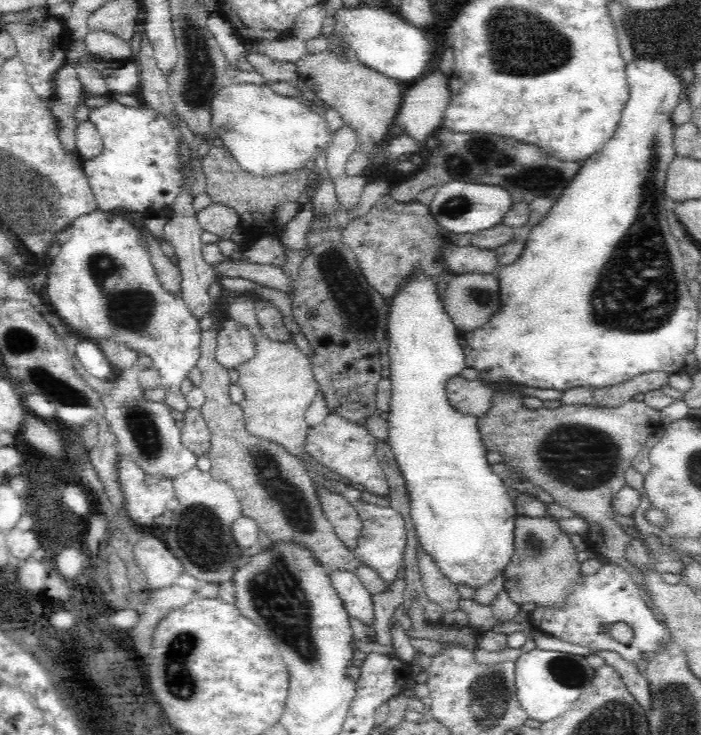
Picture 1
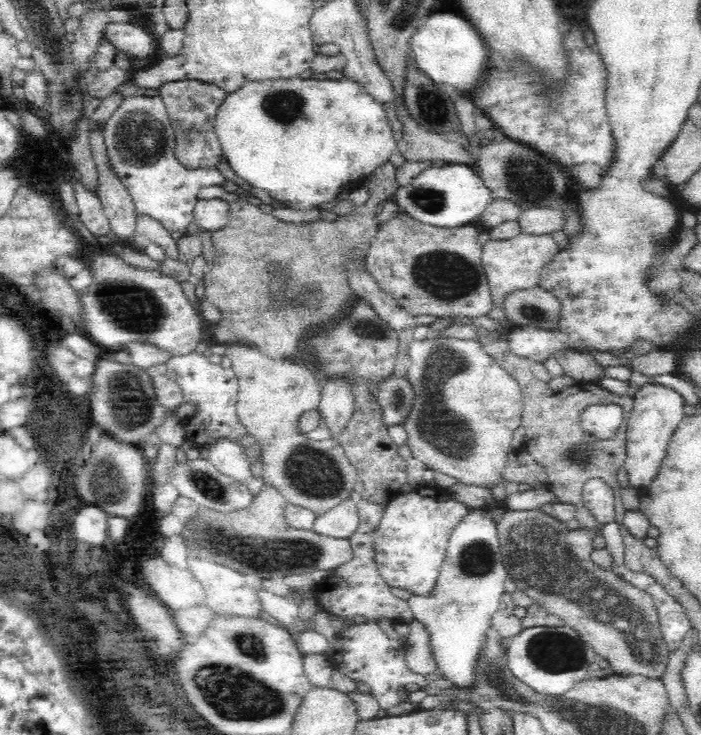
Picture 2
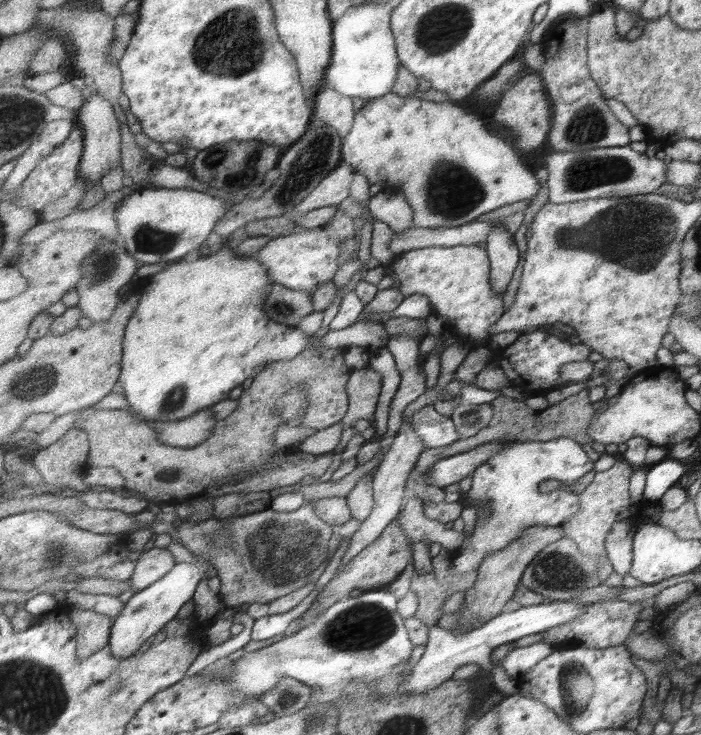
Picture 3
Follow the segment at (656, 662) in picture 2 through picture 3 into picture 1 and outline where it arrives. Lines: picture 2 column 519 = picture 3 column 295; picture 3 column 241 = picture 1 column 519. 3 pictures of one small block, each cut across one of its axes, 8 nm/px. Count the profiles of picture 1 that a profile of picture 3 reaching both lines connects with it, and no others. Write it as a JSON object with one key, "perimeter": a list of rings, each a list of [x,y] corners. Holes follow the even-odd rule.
{"perimeter":[[[520,516],[516,520],[516,544],[514,556],[506,566],[504,590],[516,604],[534,602],[538,606],[556,606],[566,596],[566,588],[582,578],[578,562],[578,550],[568,538],[568,534],[558,526],[556,518],[528,518]]]}

